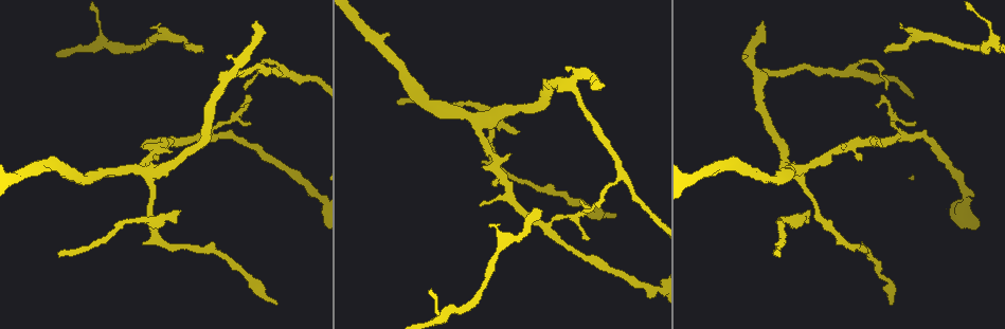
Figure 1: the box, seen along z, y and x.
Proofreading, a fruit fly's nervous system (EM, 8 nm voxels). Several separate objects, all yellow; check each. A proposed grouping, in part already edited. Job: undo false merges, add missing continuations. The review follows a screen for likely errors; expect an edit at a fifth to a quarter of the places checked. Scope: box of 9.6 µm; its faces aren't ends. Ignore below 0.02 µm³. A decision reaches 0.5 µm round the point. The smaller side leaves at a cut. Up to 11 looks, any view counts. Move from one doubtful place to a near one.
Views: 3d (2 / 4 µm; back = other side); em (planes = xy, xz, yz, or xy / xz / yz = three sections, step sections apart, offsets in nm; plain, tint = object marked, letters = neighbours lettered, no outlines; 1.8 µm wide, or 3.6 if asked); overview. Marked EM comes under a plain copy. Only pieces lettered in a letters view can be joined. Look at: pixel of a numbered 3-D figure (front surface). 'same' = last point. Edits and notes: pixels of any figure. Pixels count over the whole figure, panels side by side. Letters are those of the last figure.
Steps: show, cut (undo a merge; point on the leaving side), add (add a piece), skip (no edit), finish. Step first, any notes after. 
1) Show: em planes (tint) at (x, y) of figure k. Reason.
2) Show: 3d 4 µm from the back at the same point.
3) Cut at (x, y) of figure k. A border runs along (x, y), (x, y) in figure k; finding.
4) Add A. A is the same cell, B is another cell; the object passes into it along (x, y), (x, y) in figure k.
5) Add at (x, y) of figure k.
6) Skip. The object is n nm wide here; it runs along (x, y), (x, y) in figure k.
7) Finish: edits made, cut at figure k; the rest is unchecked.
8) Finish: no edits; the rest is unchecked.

Show: 3d 2 µm at (890, 304) of figure 1. Long arm stops here.

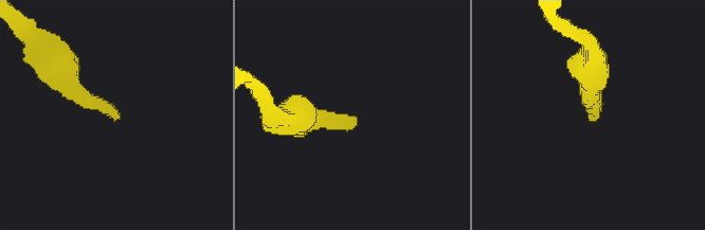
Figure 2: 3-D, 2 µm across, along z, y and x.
Show: em planes (letters) at (353, 118) of figure 2. Shape alone is not enough.

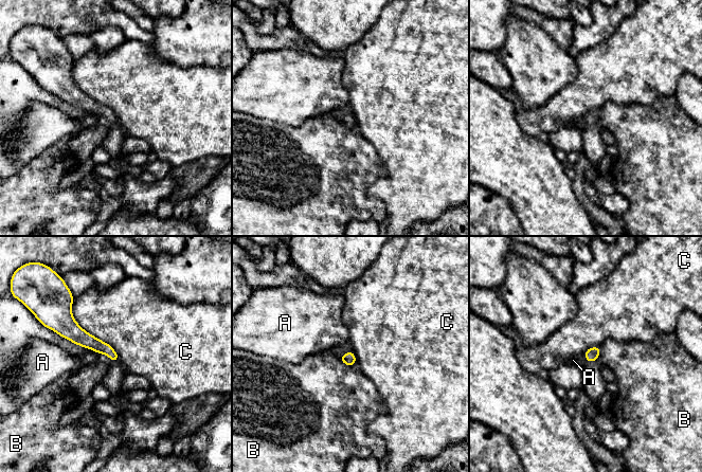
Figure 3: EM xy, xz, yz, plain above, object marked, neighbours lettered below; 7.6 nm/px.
Skip. The object is 100 nm wide here; the longest contact is with C, 600 nm; A, B and C are other cells; none of them fits.

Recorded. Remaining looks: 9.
Show: em planes (letters) at (808, 212) of figure 1. Free end.

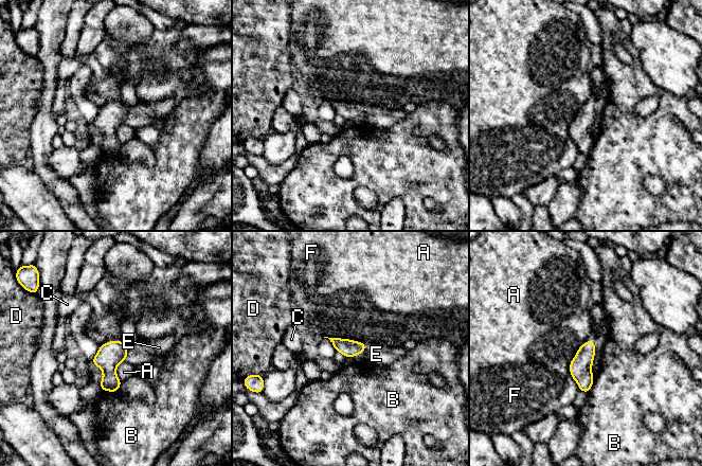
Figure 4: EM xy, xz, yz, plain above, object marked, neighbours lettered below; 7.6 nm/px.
Add E. The longest contact is with A, 400 nm; E is the same cell, A, B, C, D and F are other cells; the object passes into it along (111, 354), (126, 353), (141, 352) in figure 4; the neuron continues.

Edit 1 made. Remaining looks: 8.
Show: 3d 2 µm at (255, 20) of figure 1. Branch stops here.

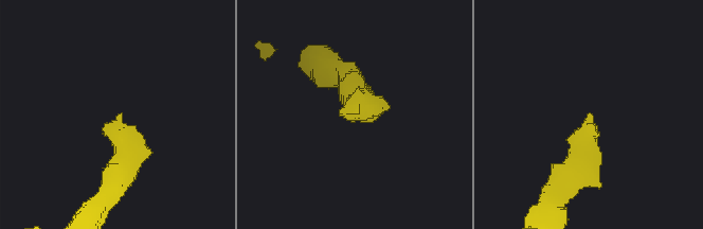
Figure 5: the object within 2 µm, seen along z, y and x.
Show: em planes (letters) at (358, 109) of figure 5.

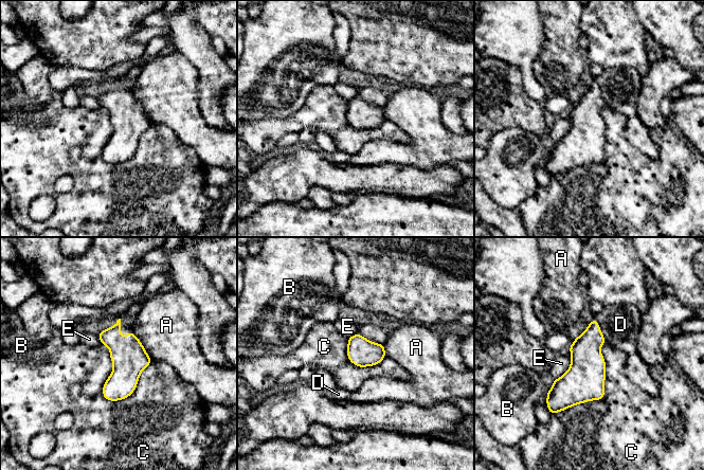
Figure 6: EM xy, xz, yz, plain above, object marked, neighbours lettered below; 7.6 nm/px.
Add D. The longest contact is with C, 480 nm; D is the same cell, A, B, C and E are other cells; the object passes into it along (588, 365), (602, 337), (620, 324) in figure 6; it goes on there.

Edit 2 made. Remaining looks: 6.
Show: 3d 2 µm from the back at (542, 211) of figure 1. An open end.

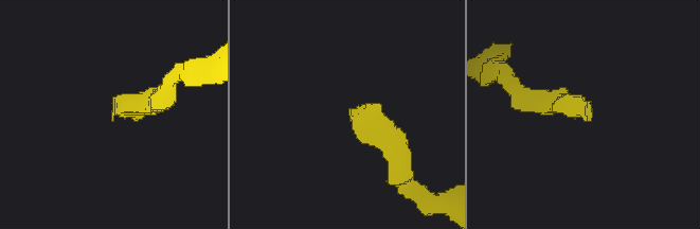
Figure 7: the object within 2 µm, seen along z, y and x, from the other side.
Show: em yz step 8 (letters) at (586, 115) of figure 7.

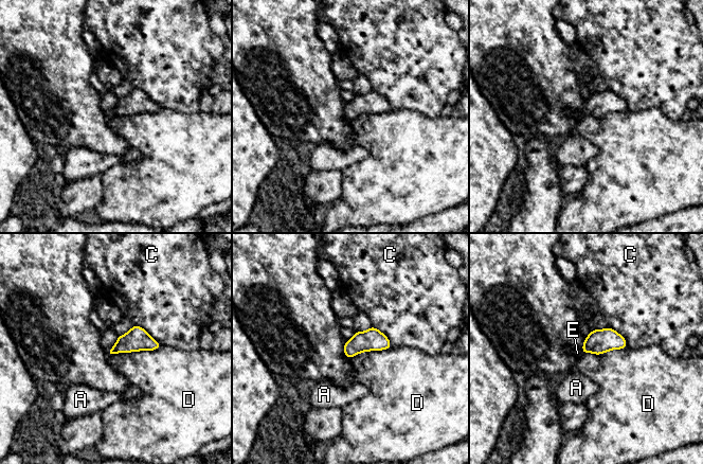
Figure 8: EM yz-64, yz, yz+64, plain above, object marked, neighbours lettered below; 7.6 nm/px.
Show: em planes (letters) at the same point.

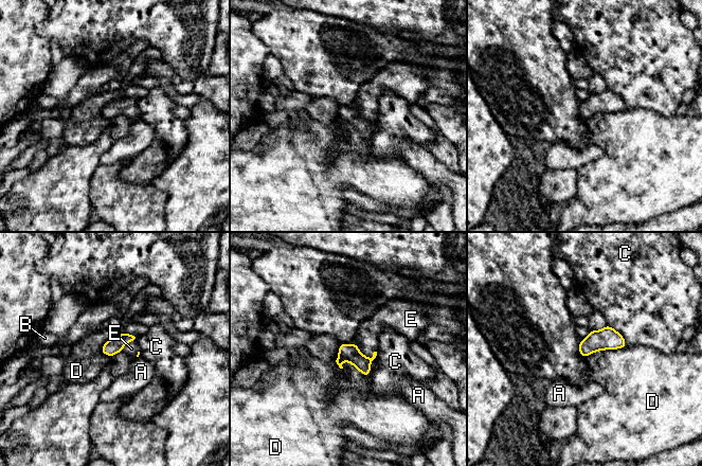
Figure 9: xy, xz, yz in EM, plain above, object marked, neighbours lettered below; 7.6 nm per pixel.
Add E. The object is 120 nm wide here; E is the same cell, A, B, C and D are other cells; the object passes into it along (349, 353), (364, 356), (367, 334) in figure 9; the neuron continues.

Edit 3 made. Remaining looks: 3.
Finish: edits made, add at figure 4, add at figure 6, add at figure 9; the rest is unchecked.

